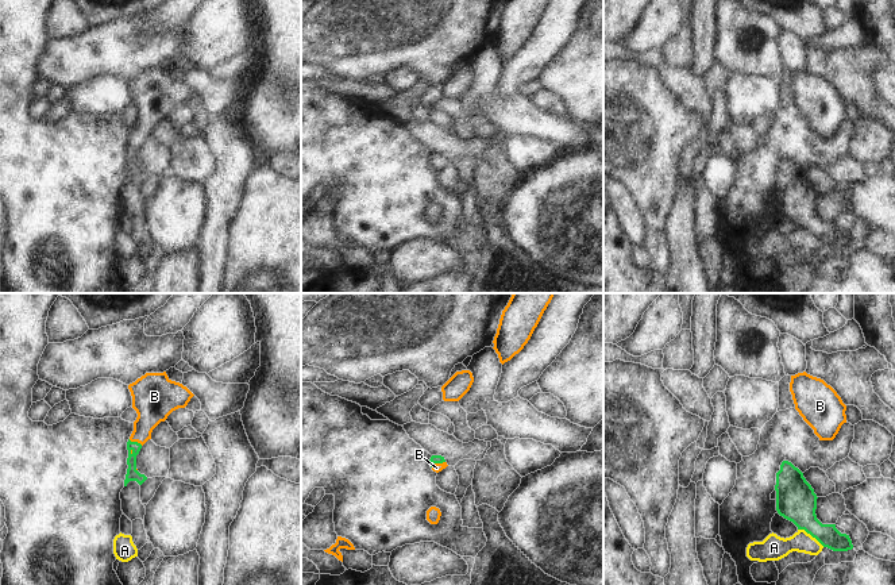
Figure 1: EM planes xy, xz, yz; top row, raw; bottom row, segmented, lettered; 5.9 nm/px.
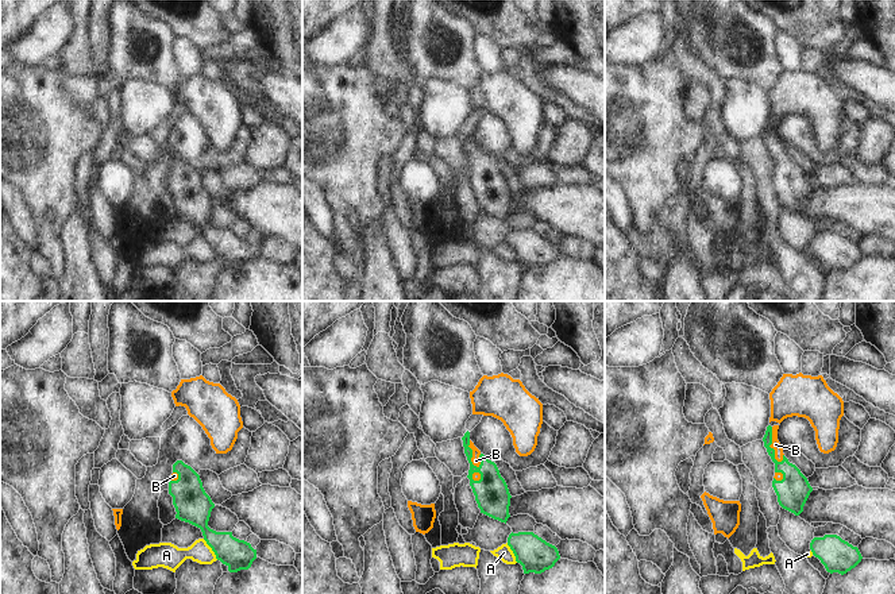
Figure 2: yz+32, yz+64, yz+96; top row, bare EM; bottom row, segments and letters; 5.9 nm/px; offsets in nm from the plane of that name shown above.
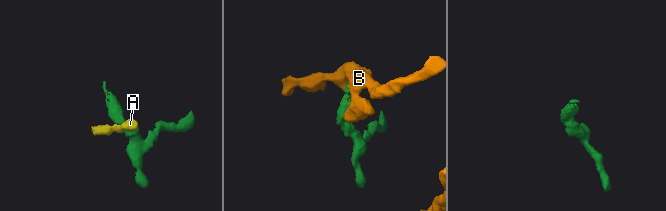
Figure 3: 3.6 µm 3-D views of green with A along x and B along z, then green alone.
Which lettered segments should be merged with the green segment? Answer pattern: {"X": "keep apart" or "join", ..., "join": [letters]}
{"A": "keep apart", "B": "join", "join": ["B"]}

